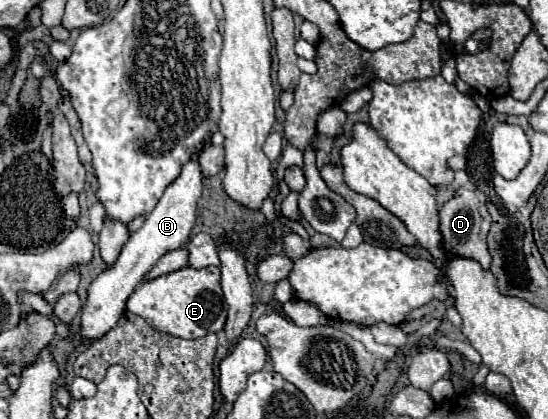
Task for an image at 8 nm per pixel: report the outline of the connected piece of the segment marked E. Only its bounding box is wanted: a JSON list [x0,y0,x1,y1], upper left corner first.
[126,266,228,340]

